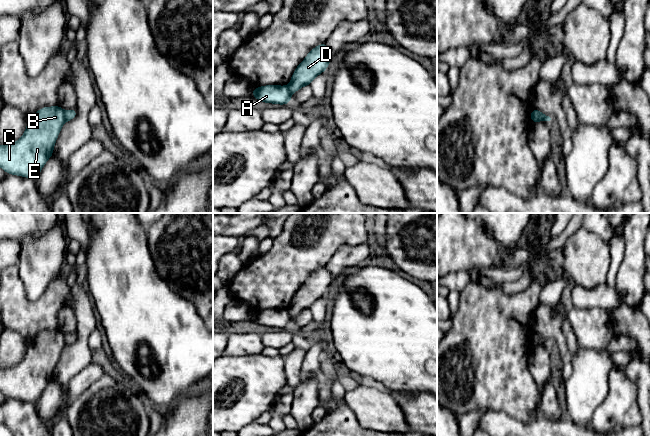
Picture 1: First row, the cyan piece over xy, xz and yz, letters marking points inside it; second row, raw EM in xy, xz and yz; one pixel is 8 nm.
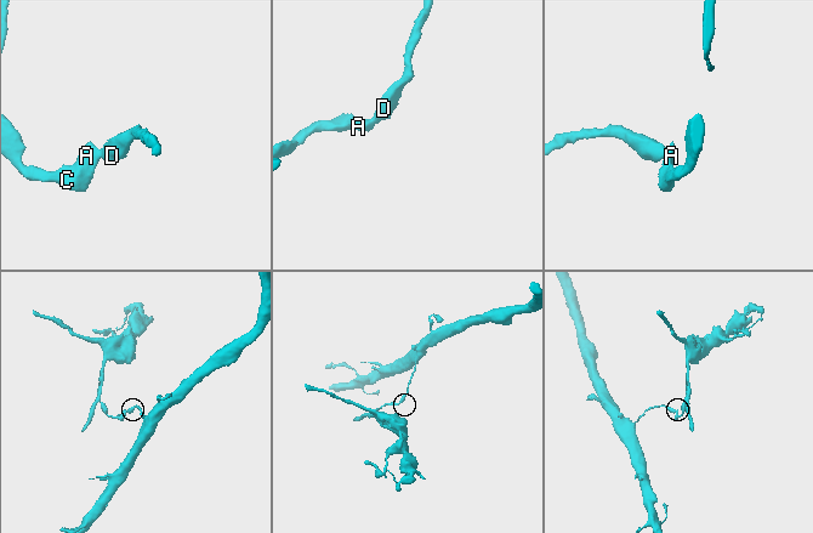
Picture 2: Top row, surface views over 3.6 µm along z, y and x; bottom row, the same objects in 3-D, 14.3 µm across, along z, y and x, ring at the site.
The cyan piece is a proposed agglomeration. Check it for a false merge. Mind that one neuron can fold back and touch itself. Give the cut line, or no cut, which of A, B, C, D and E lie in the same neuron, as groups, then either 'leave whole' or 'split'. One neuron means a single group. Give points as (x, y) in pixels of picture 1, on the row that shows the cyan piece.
cut in xy along (64, 111), (66, 120); A B C E / D; split

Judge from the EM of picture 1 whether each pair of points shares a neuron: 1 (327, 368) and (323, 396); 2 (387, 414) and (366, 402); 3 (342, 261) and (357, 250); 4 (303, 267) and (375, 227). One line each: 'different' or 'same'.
1: same
2: same
3: same
4: different

